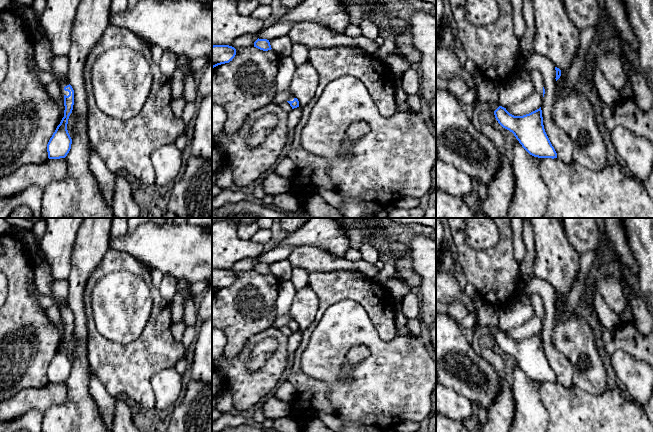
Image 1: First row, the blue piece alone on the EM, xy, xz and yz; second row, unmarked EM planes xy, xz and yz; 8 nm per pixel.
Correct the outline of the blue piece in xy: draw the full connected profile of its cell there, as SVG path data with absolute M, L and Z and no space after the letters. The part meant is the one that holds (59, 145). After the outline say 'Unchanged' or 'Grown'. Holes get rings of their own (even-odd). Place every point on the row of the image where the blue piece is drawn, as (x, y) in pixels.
M68 79L60 84L61 91L64 95L64 117L57 126L55 132L47 144L49 159L65 158L71 149L72 139L67 130L67 124L74 105L74 90L69 84Z. Grown

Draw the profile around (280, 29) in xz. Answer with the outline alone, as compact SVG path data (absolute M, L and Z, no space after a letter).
M283 22L263 28L256 35L259 39L271 40L277 37L287 35L288 32L296 25L296 22Z

